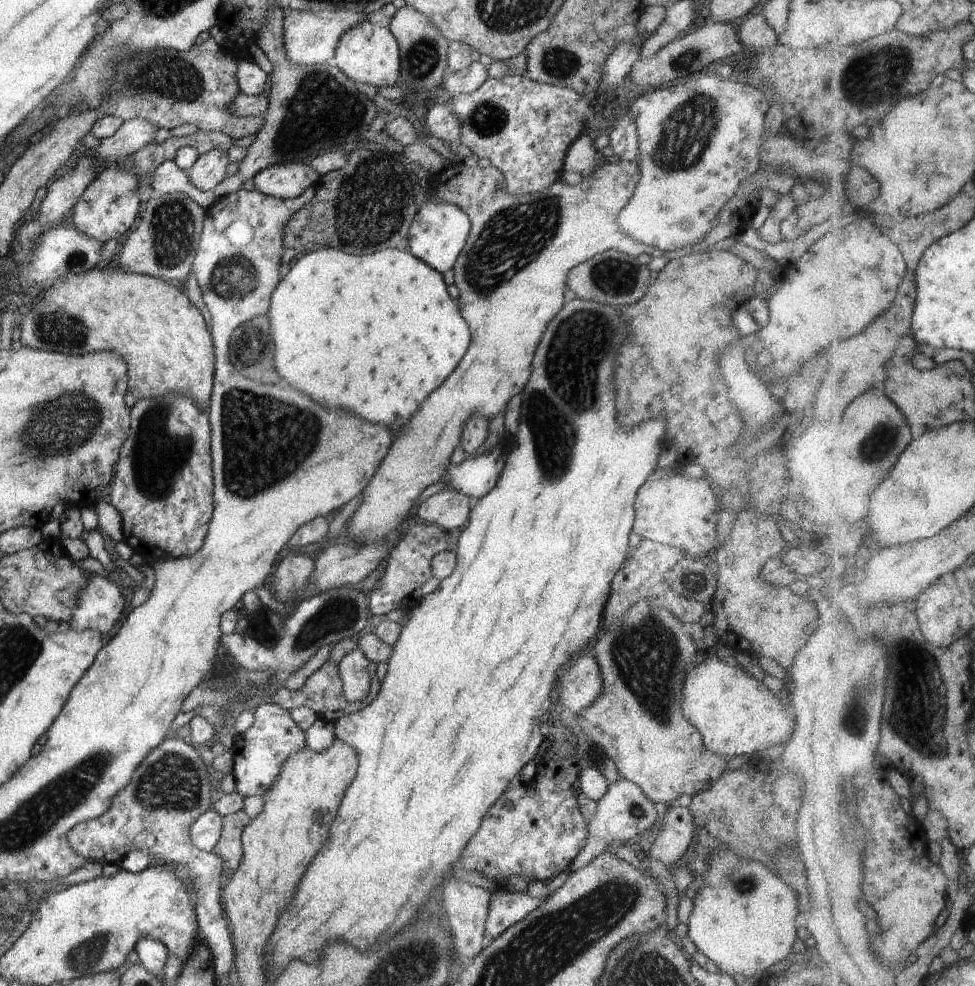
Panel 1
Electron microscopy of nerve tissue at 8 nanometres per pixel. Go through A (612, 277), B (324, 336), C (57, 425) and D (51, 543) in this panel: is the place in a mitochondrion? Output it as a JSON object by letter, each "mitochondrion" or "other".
{"A":"mitochondrion","B":"other","C":"mitochondrion","D":"other"}

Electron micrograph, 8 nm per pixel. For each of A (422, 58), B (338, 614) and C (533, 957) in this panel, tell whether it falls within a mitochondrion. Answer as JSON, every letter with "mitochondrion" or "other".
{"A":"mitochondrion","B":"mitochondrion","C":"mitochondrion"}

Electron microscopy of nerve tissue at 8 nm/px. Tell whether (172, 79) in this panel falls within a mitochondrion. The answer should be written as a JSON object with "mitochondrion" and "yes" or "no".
{"mitochondrion":"yes"}

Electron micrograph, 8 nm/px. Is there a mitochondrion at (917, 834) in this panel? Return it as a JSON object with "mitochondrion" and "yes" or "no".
{"mitochondrion":"no"}

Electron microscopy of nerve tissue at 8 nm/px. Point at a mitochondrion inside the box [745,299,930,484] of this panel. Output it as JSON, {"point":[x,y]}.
{"point":[885,435]}

